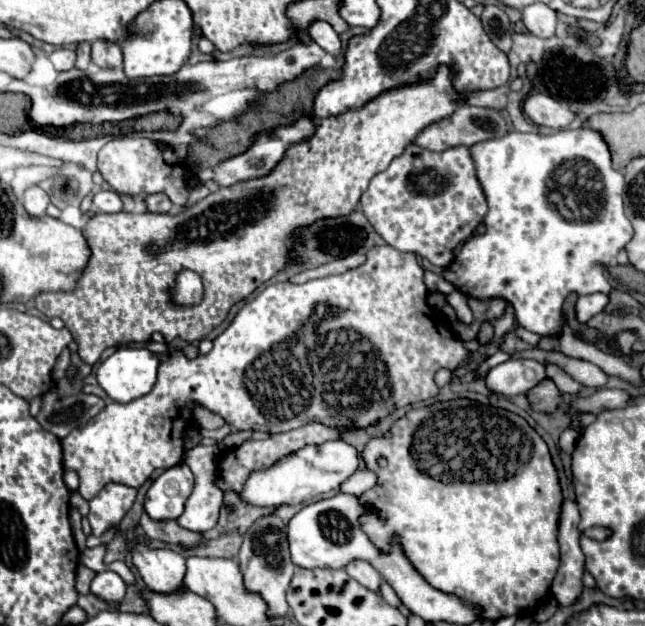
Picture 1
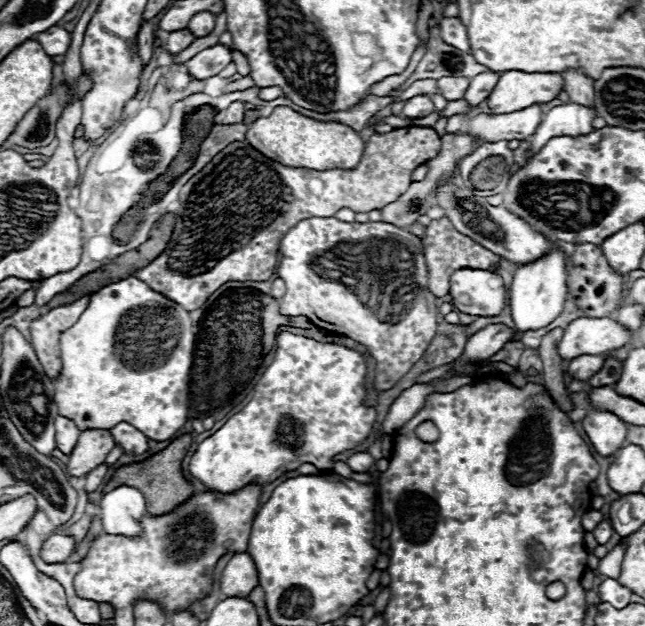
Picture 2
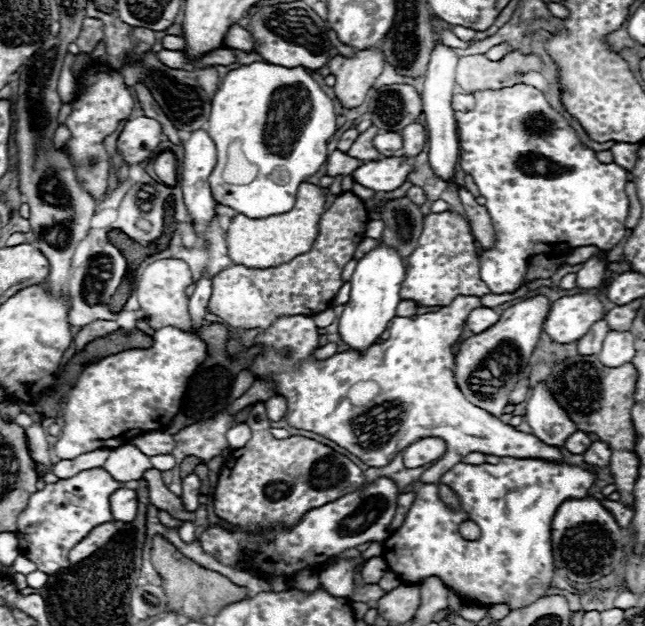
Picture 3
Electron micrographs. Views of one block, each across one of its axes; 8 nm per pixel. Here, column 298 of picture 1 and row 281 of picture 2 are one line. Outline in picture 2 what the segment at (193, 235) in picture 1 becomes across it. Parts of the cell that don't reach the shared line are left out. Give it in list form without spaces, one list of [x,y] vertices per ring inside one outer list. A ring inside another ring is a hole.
[[[408,126],[408,128],[392,130],[388,134],[374,132],[366,142],[360,164],[352,170],[342,170],[342,168],[308,170],[308,168],[290,168],[278,164],[266,158],[264,154],[260,154],[246,140],[228,144],[222,152],[218,152],[218,156],[214,156],[214,160],[210,160],[210,164],[206,164],[206,168],[202,168],[202,172],[194,174],[184,184],[184,188],[180,190],[182,210],[176,212],[174,232],[166,250],[156,260],[152,260],[146,268],[134,272],[134,276],[146,282],[150,288],[154,288],[154,292],[162,292],[162,296],[174,300],[188,312],[196,310],[224,282],[268,280],[276,270],[278,244],[282,236],[294,224],[298,224],[298,220],[310,216],[334,216],[340,208],[350,208],[354,212],[370,212],[370,210],[380,210],[382,206],[394,202],[410,186],[414,168],[434,158],[438,150],[440,150],[440,136],[436,134],[436,130],[422,128],[422,126]]]

